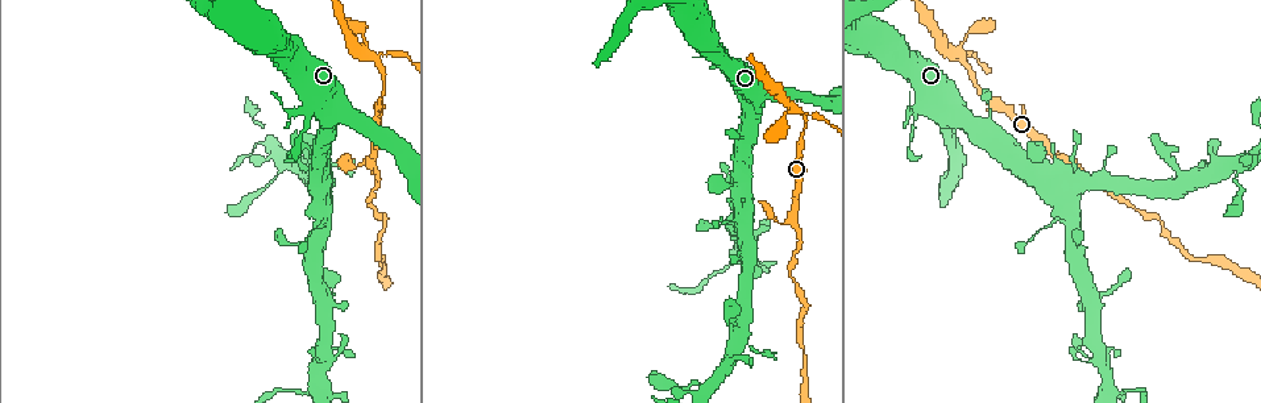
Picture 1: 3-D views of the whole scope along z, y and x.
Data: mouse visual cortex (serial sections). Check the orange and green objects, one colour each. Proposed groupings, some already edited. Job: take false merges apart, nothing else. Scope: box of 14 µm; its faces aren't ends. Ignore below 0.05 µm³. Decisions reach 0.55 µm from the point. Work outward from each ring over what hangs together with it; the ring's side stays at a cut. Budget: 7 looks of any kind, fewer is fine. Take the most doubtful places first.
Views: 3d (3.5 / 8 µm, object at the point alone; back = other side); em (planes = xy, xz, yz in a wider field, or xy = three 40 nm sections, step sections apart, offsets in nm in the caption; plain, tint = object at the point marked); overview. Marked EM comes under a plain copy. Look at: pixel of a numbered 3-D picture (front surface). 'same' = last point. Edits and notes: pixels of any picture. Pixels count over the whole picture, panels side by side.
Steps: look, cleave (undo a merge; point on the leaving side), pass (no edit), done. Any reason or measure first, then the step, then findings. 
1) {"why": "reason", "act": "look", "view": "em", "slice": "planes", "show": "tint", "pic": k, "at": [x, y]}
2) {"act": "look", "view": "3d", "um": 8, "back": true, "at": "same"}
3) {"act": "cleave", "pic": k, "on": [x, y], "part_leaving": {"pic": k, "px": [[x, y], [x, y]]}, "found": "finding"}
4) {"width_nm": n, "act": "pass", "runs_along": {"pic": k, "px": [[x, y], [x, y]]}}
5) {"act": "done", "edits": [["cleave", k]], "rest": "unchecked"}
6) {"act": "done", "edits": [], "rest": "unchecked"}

{"why": "small branch off a trunk", "act": "look", "view": "3d", "um": 3.5, "pic": 1, "at": [957, 52]}

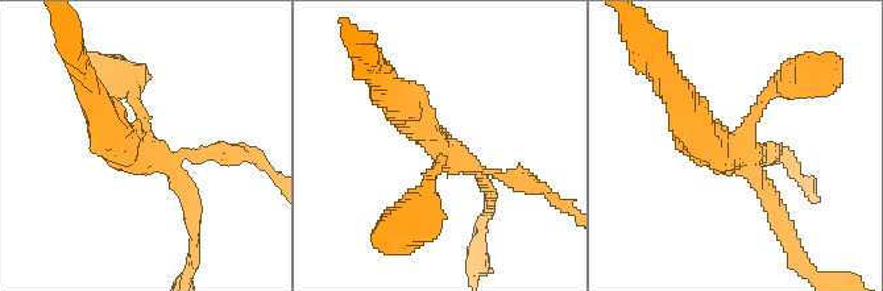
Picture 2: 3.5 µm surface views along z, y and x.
{"arms": 4, "arm_widths_nm": [150, 150, 200, 450], "act": "look", "view": "em", "slice": "xy", "step": 3, "show": "tint", "pic": 2, "at": [151, 155]}

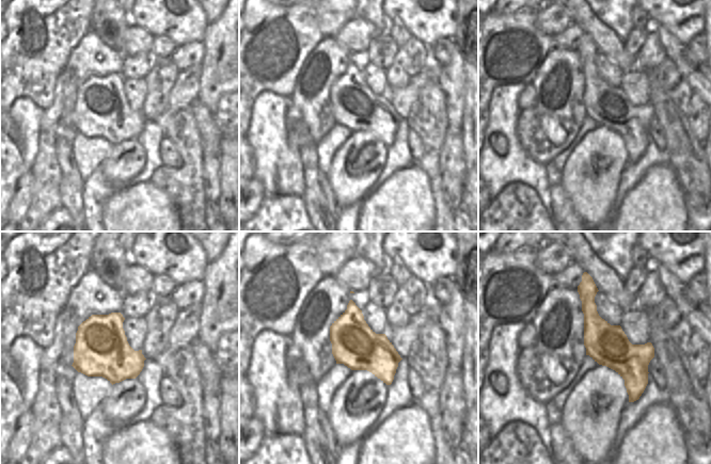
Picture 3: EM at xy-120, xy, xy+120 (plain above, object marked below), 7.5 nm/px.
{"act": "pass", "runs_along": {"pic": 2, "px": [[782, 216], [745, 156], [687, 119]]}, "found": "all the same cell"}

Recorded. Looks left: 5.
{"why": "three-way junction", "act": "look", "view": "3d", "um": 3.5, "pic": 1, "at": [791, 221]}

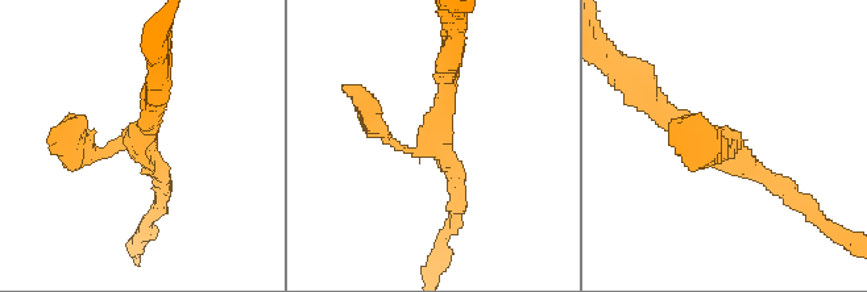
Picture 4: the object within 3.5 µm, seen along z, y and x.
{"why": "now the EM", "act": "look", "view": "em", "slice": "xy", "step": 5, "show": "tint", "pic": 4, "at": [437, 139]}

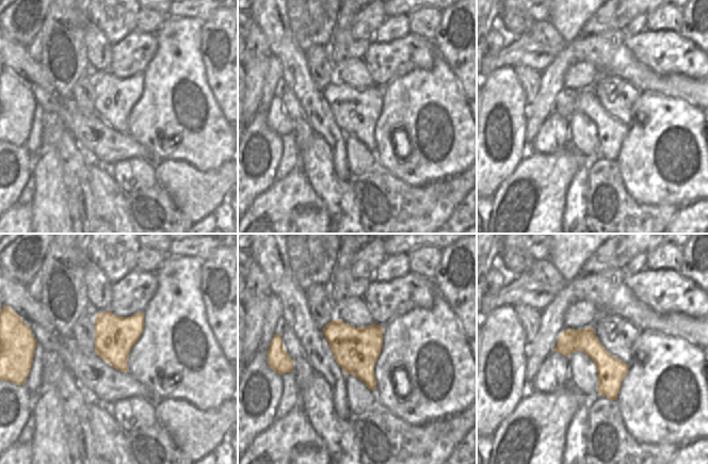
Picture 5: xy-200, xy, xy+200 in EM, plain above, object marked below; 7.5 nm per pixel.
{"why": "cut it another way", "act": "look", "view": "em", "slice": "xy", "step": 3, "show": "tint", "at": "same"}

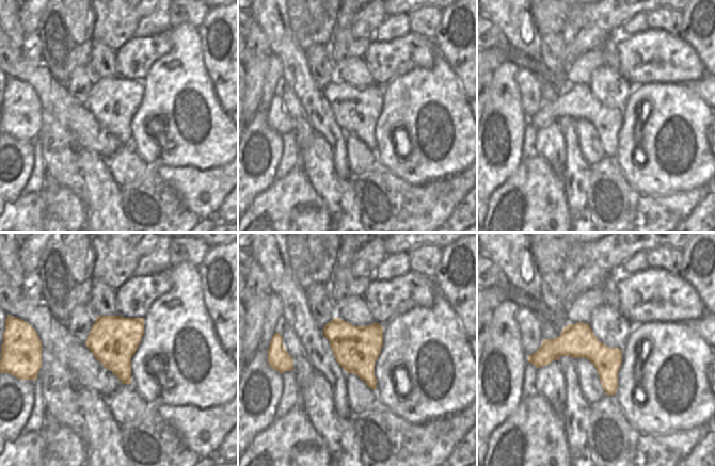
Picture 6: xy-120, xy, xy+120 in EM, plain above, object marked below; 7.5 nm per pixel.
{"act": "pass", "found": "continuous, no second cell"}

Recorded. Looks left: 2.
{"why": "three-way junction", "act": "look", "view": "3d", "um": 3.5, "pic": 1, "at": [1096, 297]}

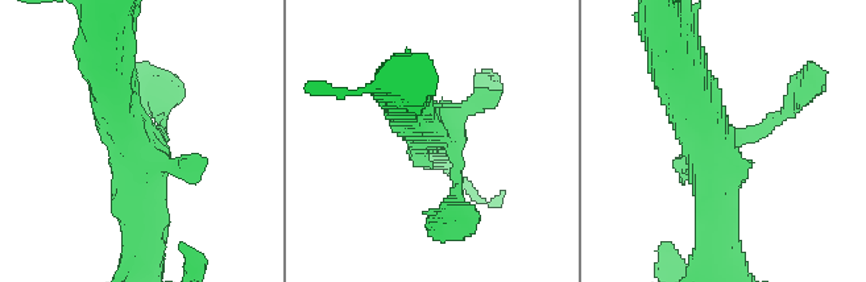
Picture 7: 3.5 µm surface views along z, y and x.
{"why": "need the tissue", "act": "look", "view": "em", "slice": "xy", "step": 5, "show": "tint", "pic": 7, "at": [450, 140]}

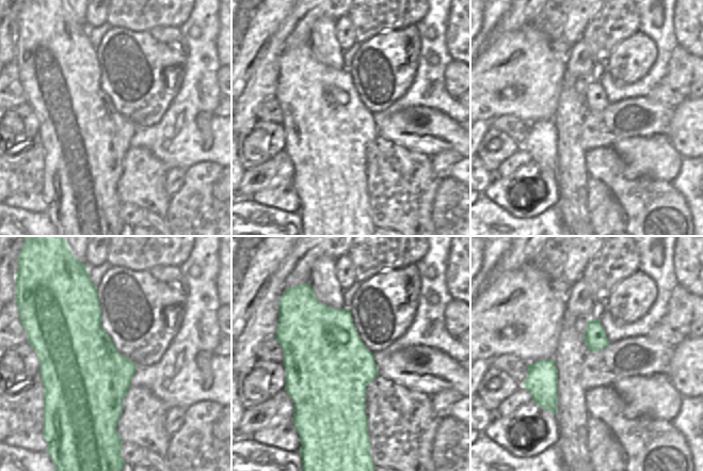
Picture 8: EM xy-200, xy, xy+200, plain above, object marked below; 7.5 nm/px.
{"act": "pass", "runs_along": {"pic": 7, "px": [[683, 79], [711, 140], [717, 245]]}, "found": "continuous, no second cell"}

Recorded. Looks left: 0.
{"act": "done", "edits": [], "rest": "unchecked"}

